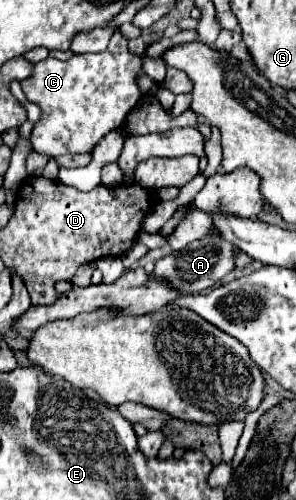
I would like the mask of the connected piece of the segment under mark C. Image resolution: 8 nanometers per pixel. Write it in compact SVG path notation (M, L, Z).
M116 31L106 51L74 55L68 61L58 61L48 57L34 65L32 75L22 81L22 91L30 103L42 109L42 115L30 135L36 153L48 157L66 155L66 153L92 153L92 149L98 145L102 137L106 137L116 129L124 129L128 113L136 109L138 103L146 97L138 85L138 75L142 73L142 59L138 55L132 55L126 43L128 39L120 31Z

